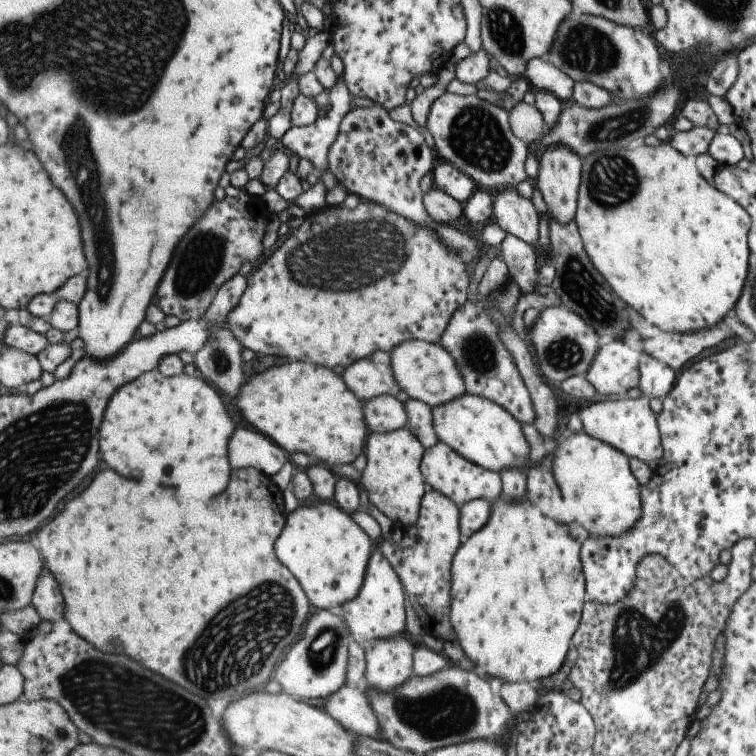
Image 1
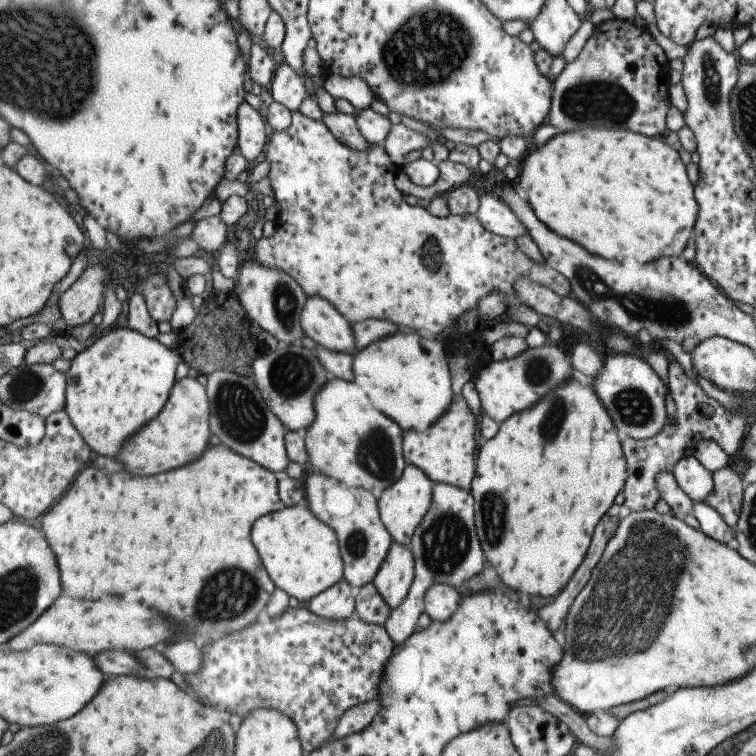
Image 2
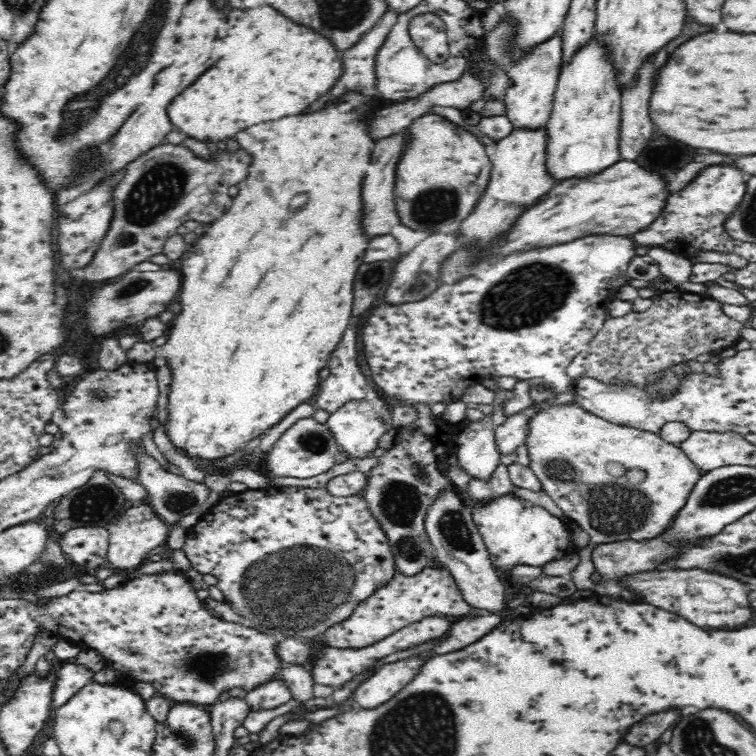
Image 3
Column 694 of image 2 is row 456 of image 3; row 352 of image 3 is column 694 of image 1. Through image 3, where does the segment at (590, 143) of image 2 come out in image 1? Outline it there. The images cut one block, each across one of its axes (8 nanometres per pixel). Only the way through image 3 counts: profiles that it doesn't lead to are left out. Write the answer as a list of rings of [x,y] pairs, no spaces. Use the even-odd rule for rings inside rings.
[[[659,126],[653,135],[656,136],[659,140],[662,141],[658,146],[645,146],[643,142],[640,142],[641,146],[637,146],[637,148],[632,147],[633,150],[606,150],[606,151],[597,151],[591,153],[587,158],[584,159],[583,165],[583,174],[582,181],[579,191],[578,198],[578,209],[576,212],[576,223],[580,228],[580,233],[584,242],[585,250],[587,250],[588,255],[591,257],[591,264],[595,267],[595,270],[604,278],[604,281],[609,285],[609,288],[624,302],[625,305],[631,306],[641,318],[645,318],[645,320],[649,320],[653,326],[657,326],[661,330],[665,330],[668,333],[690,333],[693,331],[698,331],[699,329],[704,329],[717,324],[720,324],[721,318],[733,308],[733,304],[737,302],[737,298],[739,298],[739,294],[741,294],[741,288],[743,288],[743,280],[745,280],[745,276],[747,276],[747,254],[749,254],[748,246],[746,243],[746,236],[750,227],[750,218],[749,215],[743,210],[742,206],[739,206],[734,200],[731,200],[726,194],[719,192],[714,186],[710,186],[697,172],[695,169],[694,156],[683,156],[680,152],[677,152],[669,143],[667,143],[667,139],[671,134],[670,129],[665,129],[663,126]]]

